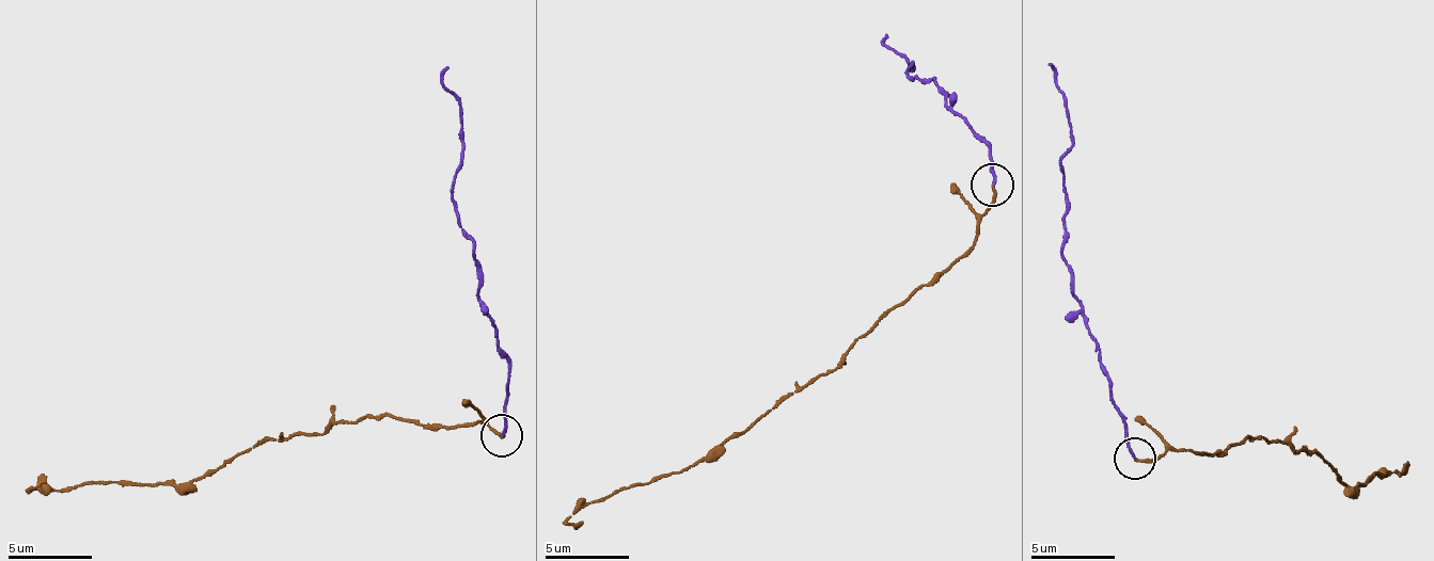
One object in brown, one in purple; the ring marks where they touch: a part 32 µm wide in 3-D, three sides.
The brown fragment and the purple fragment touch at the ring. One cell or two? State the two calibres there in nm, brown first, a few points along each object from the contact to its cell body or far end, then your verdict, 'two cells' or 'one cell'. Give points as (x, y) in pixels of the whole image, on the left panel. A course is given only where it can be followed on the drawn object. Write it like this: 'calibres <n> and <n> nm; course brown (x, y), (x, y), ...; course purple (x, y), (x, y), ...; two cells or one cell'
calibres 170 and 150 nm; course brown (502, 434), (484, 421), (447, 429), (342, 419), (319, 433), (262, 443), (180, 485), (35, 489), (47, 475); course purple (502, 434), (509, 361), (479, 295), (479, 263), (451, 194), (462, 118), (459, 98), (443, 84), (448, 68); two cells

